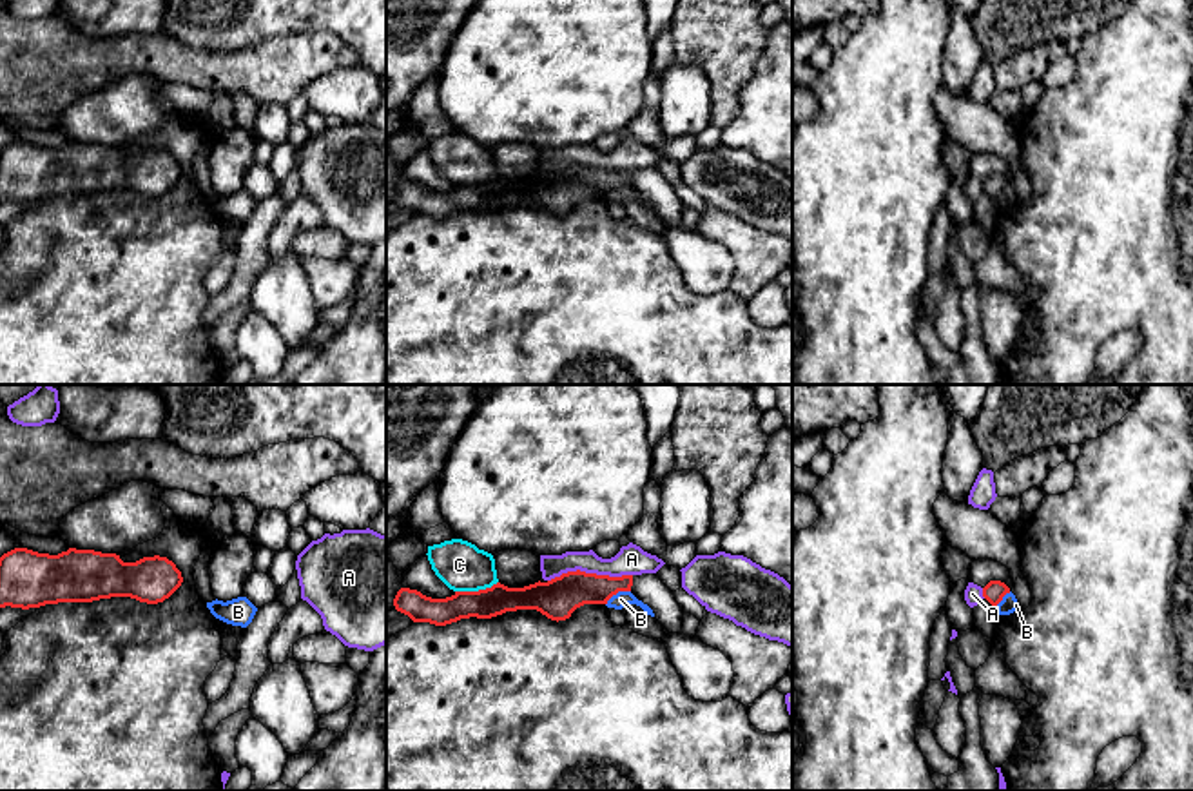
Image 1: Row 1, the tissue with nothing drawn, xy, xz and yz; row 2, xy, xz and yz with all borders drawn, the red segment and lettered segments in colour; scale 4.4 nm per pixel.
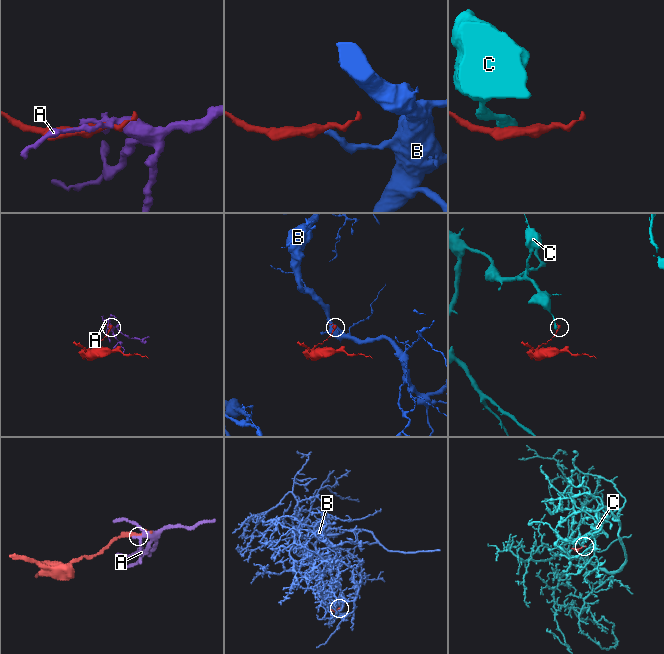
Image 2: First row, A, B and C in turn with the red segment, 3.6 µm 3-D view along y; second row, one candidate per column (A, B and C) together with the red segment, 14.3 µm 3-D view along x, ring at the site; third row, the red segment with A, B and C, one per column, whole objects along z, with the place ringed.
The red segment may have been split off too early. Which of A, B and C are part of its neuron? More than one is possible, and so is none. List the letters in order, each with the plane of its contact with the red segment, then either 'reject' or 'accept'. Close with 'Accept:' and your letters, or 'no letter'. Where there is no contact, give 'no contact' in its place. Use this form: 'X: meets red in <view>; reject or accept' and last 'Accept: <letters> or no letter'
A: meets red in xz; reject
B: meets red in xz; reject
C: meets red in xz; reject
Accept: no letter

